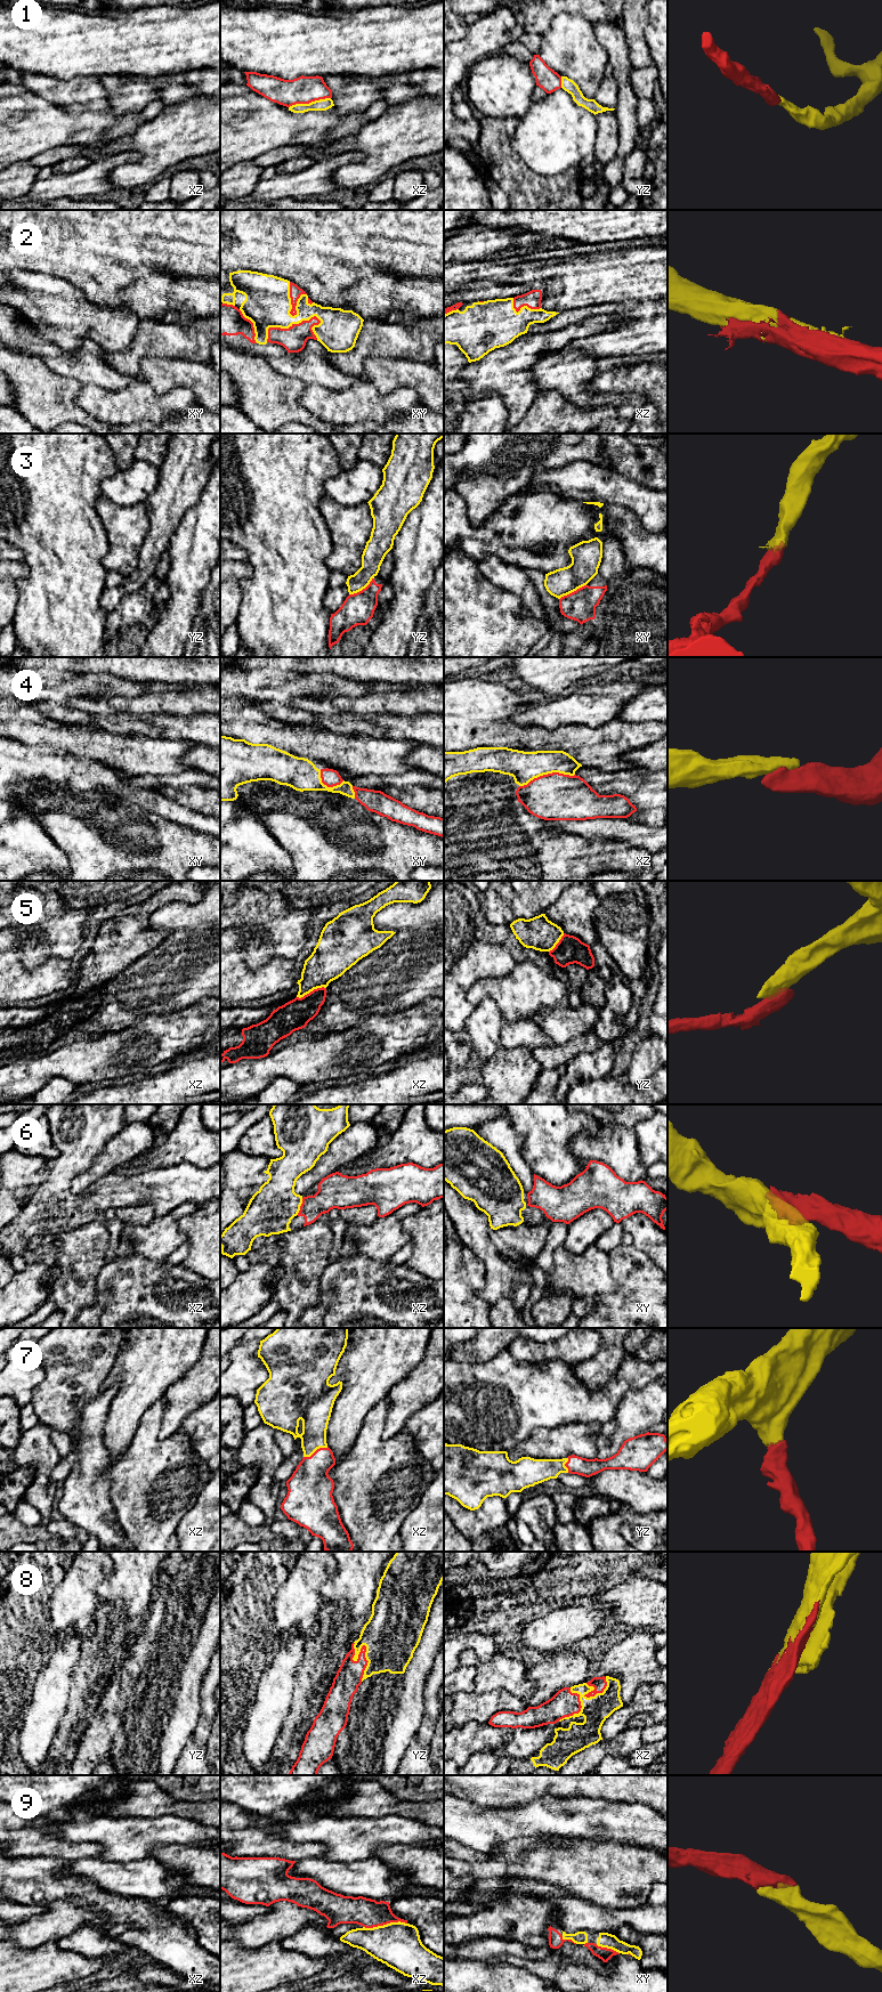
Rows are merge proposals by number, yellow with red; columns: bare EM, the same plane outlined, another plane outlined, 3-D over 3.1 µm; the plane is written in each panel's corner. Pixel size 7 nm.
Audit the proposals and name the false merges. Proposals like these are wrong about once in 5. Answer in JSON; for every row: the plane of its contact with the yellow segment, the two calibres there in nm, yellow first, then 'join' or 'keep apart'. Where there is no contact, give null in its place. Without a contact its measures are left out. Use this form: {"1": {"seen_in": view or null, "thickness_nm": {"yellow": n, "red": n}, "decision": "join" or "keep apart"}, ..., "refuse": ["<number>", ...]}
{"1": {"seen_in": "xz", "thickness_nm": {"yellow": 80, "red": 190}, "decision": "join"}, "2": {"seen_in": "xy", "thickness_nm": {"yellow": 320, "red": 180}, "decision": "join"}, "3": {"seen_in": "yz", "thickness_nm": {"yellow": 150, "red": 220}, "decision": "keep apart"}, "4": {"seen_in": "xz", "thickness_nm": {"yellow": 220, "red": 340}, "decision": "join"}, "5": {"seen_in": "xz", "thickness_nm": {"yellow": 260, "red": 200}, "decision": "keep apart"}, "6": {"seen_in": "xz", "thickness_nm": {"yellow": 320, "red": 220}, "decision": "join"}, "7": {"seen_in": "xz", "thickness_nm": {"yellow": 200, "red": 280}, "decision": "join"}, "8": {"seen_in": "yz", "thickness_nm": {"yellow": 400, "red": 180}, "decision": "join"}, "9": {"seen_in": "xz", "thickness_nm": {"yellow": 320, "red": 200}, "decision": "join"}, "refuse": ["3", "5"]}

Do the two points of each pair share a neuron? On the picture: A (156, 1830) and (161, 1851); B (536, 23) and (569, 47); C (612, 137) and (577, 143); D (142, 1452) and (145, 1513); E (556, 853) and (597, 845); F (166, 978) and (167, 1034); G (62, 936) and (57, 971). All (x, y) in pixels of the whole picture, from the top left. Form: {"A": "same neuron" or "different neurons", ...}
{"A": "different neurons", "B": "different neurons", "C": "different neurons", "D": "same neuron", "E": "same neuron", "F": "different neurons", "G": "different neurons"}

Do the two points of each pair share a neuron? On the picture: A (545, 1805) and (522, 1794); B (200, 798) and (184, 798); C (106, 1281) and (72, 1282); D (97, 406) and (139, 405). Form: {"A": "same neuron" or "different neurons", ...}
{"A": "different neurons", "B": "same neuron", "C": "different neurons", "D": "same neuron"}

